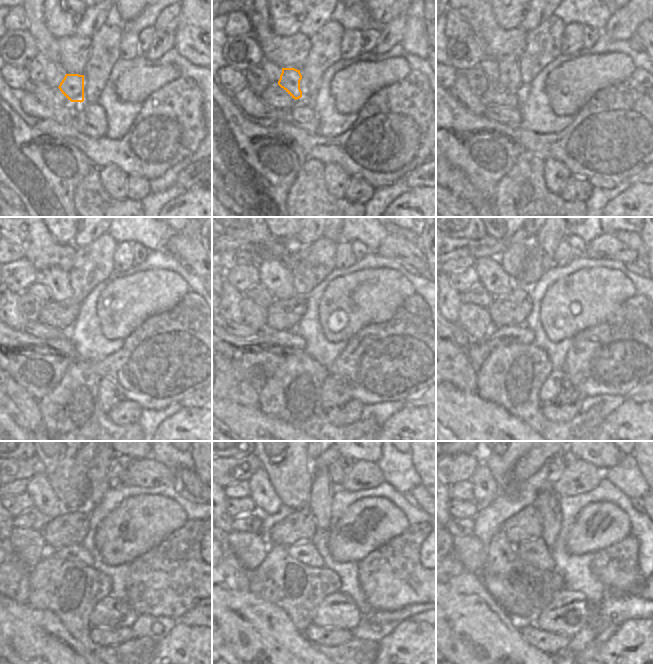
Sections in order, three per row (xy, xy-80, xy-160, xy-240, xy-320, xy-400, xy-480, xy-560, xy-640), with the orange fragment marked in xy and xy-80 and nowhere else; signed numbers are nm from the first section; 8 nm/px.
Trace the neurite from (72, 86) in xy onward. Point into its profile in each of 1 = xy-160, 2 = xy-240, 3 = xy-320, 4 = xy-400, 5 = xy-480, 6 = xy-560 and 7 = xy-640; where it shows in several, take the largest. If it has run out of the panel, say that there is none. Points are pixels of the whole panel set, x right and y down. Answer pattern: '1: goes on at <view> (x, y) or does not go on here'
1: goes on at xy-160 (508, 67)
2: goes on at xy-240 (57, 281)
3: goes on at xy-320 (274, 276)
4: goes on at xy-400 (492, 276)
5: goes on at xy-480 (44, 499)
6: goes on at xy-560 (263, 495)
7: goes on at xy-640 (486, 490)

